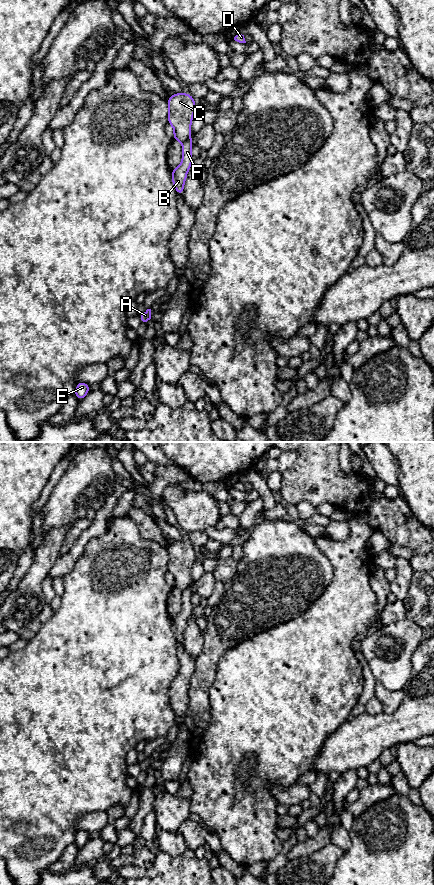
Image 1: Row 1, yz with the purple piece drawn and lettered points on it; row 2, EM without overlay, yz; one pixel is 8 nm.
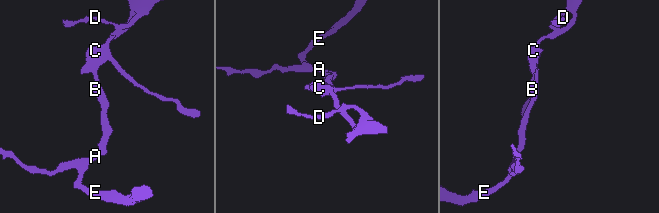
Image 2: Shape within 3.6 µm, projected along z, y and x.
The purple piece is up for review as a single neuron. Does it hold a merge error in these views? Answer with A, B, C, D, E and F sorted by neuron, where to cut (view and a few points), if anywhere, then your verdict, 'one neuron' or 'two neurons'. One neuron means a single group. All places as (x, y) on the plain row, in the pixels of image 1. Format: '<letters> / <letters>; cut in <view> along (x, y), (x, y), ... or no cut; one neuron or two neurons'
A B E F / C D; cut in yz along (189, 585), (182, 591); two neurons

